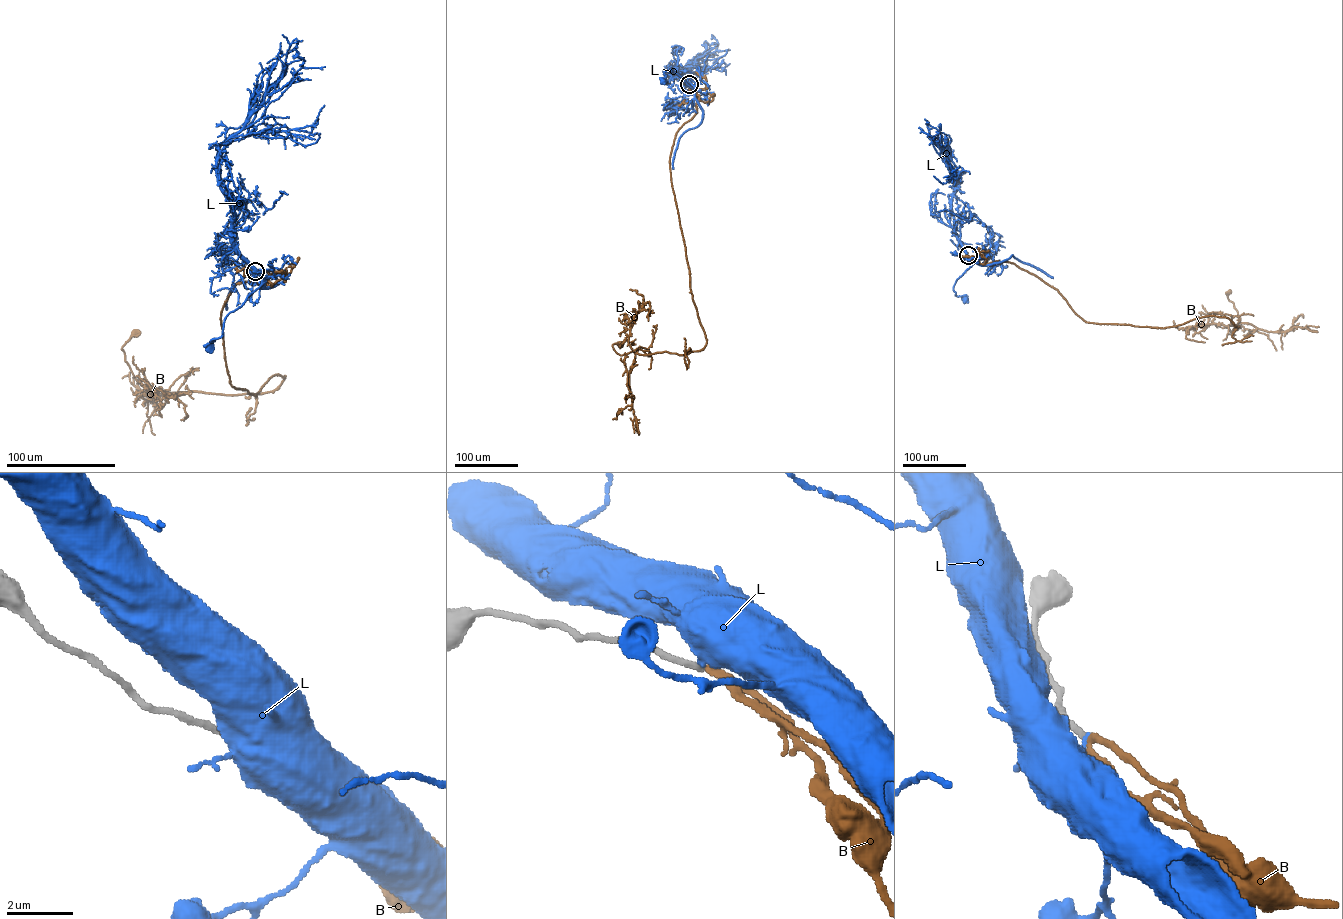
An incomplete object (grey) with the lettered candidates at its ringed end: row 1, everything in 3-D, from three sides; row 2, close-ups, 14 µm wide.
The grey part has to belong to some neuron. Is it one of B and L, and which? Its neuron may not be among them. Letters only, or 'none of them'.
B

